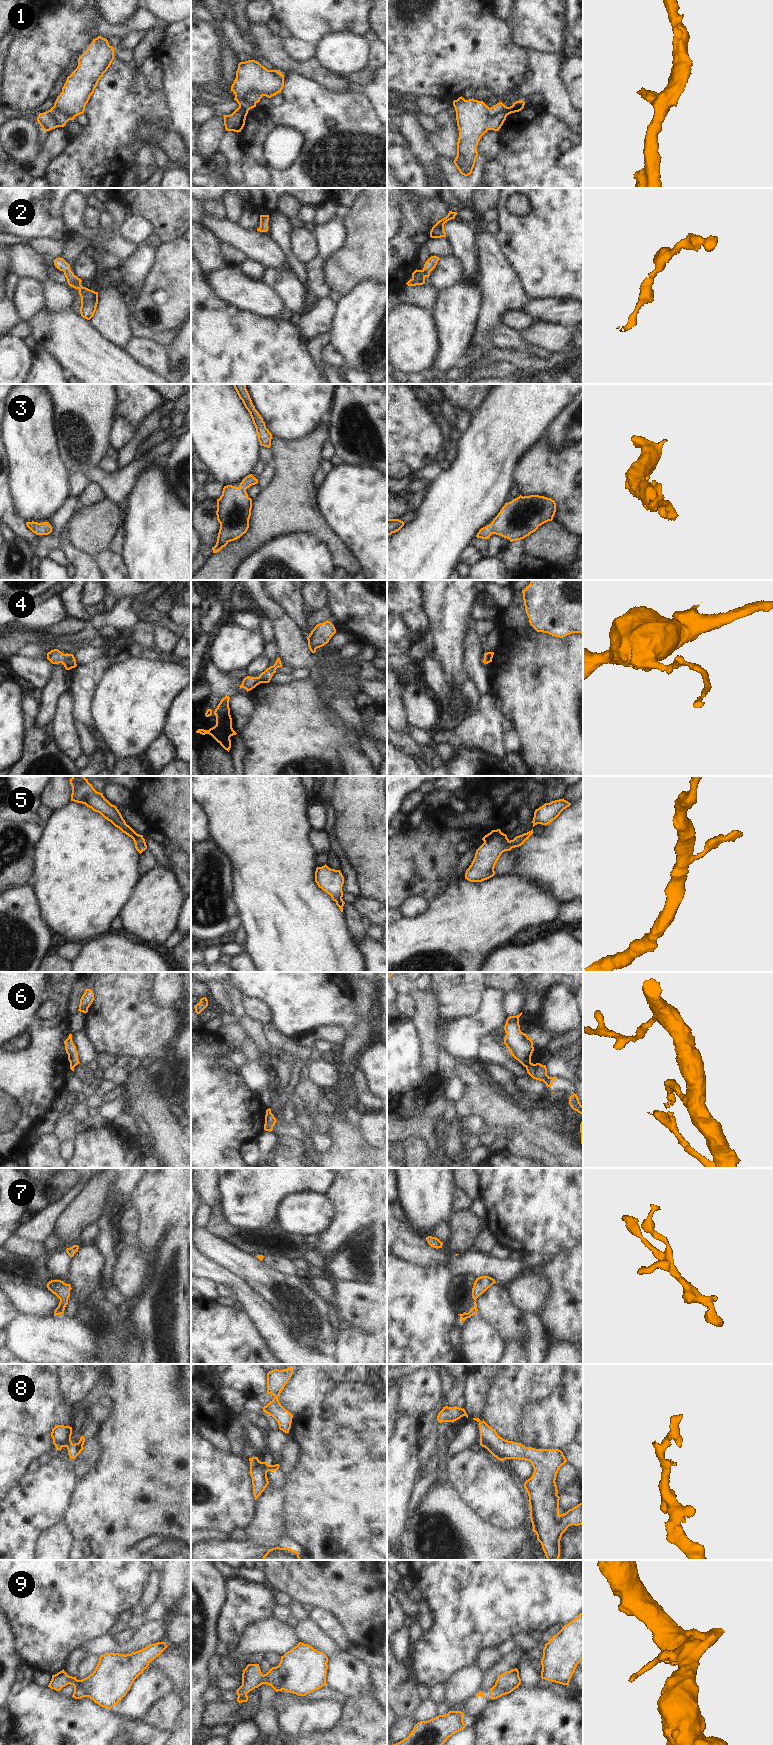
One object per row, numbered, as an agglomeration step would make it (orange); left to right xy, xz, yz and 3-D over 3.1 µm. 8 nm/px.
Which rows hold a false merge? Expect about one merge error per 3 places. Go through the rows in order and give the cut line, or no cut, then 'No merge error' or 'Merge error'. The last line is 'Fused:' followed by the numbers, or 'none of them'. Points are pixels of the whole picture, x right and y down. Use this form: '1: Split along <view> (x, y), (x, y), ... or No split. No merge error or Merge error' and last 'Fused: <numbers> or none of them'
1: Split along xz (261, 95), (251, 92), (247, 96), (246, 102). Merge error
2: No split. No merge error
3: No split. No merge error
4: No split. No merge error
5: No split. No merge error
6: Split along yz (530, 1062), (525, 1066). Merge error
7: No split. No merge error
8: No split. No merge error
9: No split. No merge error
Fused: 1, 6.

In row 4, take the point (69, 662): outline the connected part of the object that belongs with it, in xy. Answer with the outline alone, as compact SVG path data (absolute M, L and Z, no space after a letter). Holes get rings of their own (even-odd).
M58 649L51 650L47 653L47 659L52 664L59 664L62 663L66 670L70 670L77 666L76 660L73 654L63 654Z

